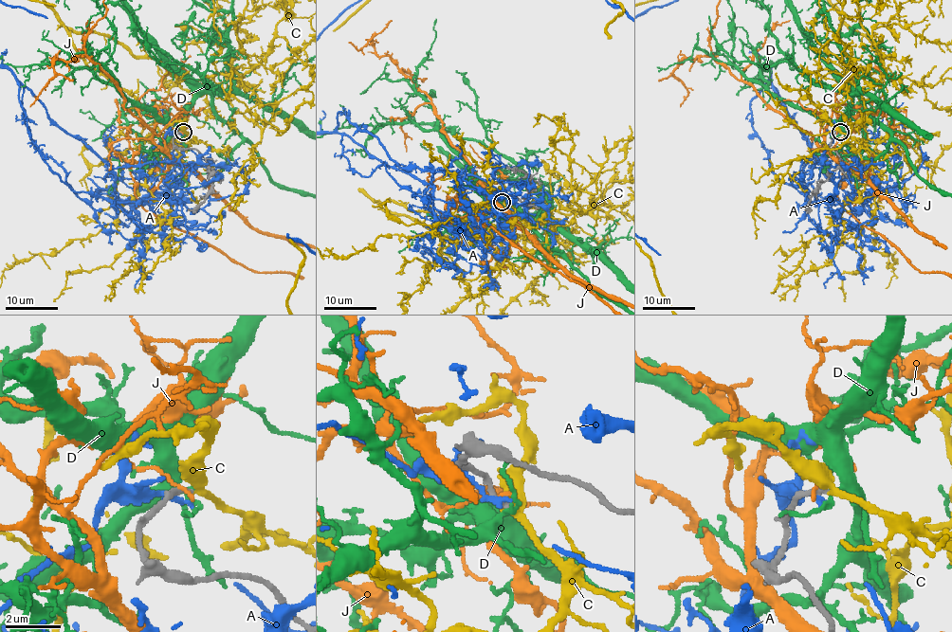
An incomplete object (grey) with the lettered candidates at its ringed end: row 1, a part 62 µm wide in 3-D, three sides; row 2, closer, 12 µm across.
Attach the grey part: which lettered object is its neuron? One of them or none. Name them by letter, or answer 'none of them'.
C

